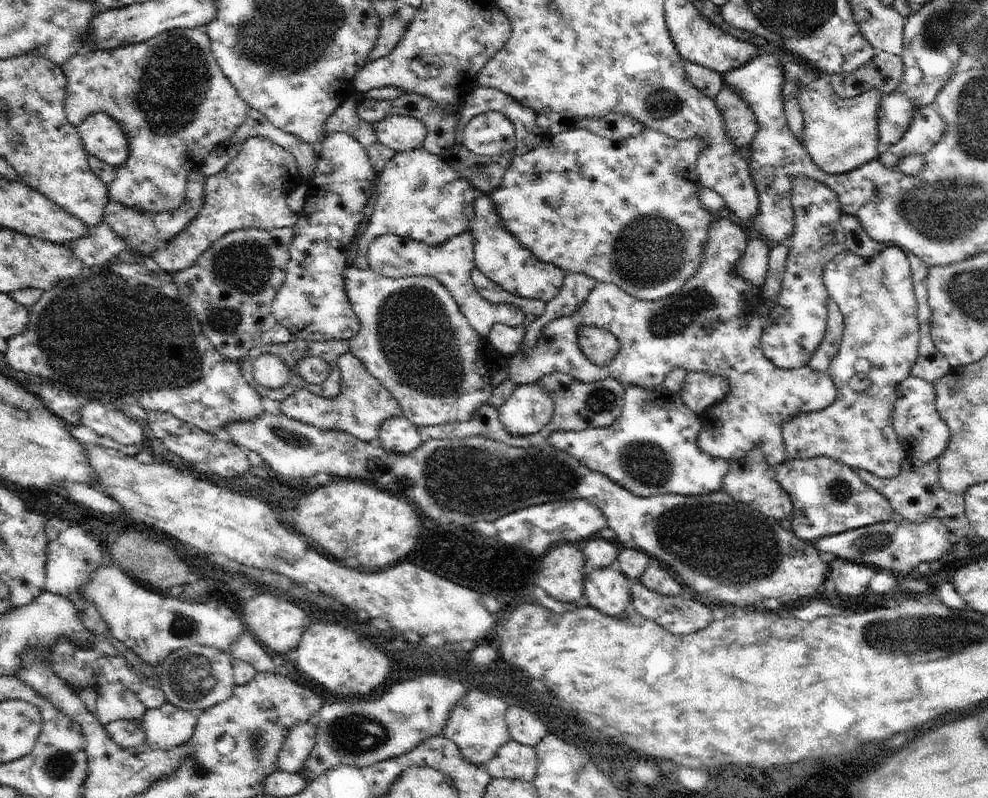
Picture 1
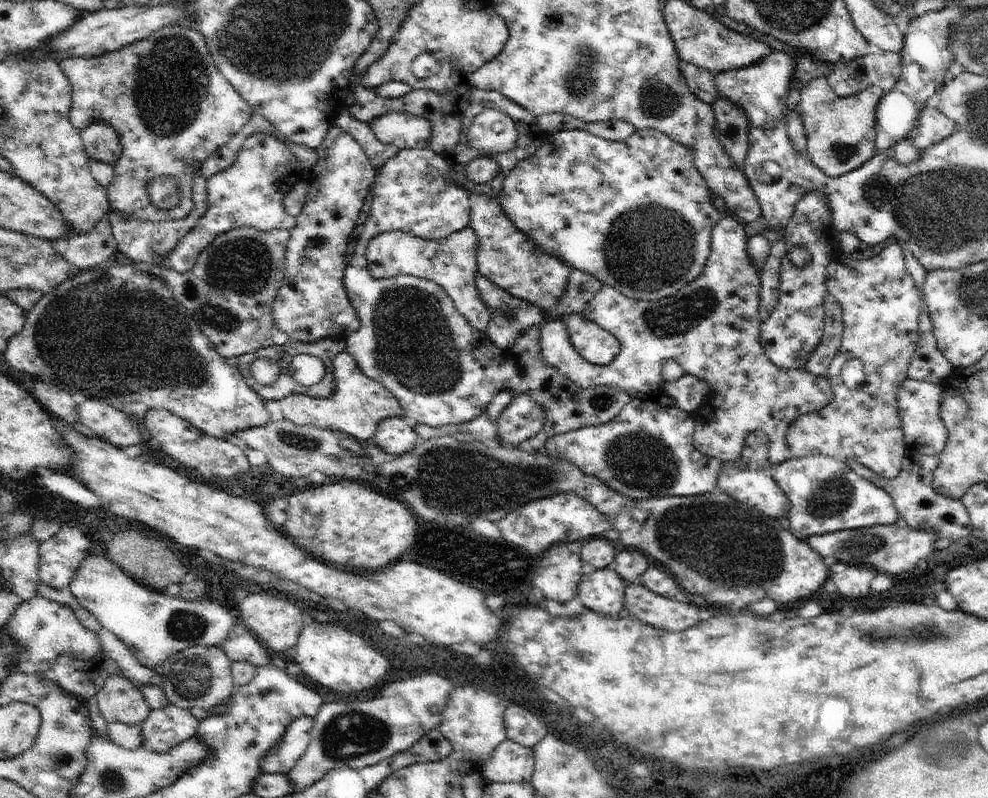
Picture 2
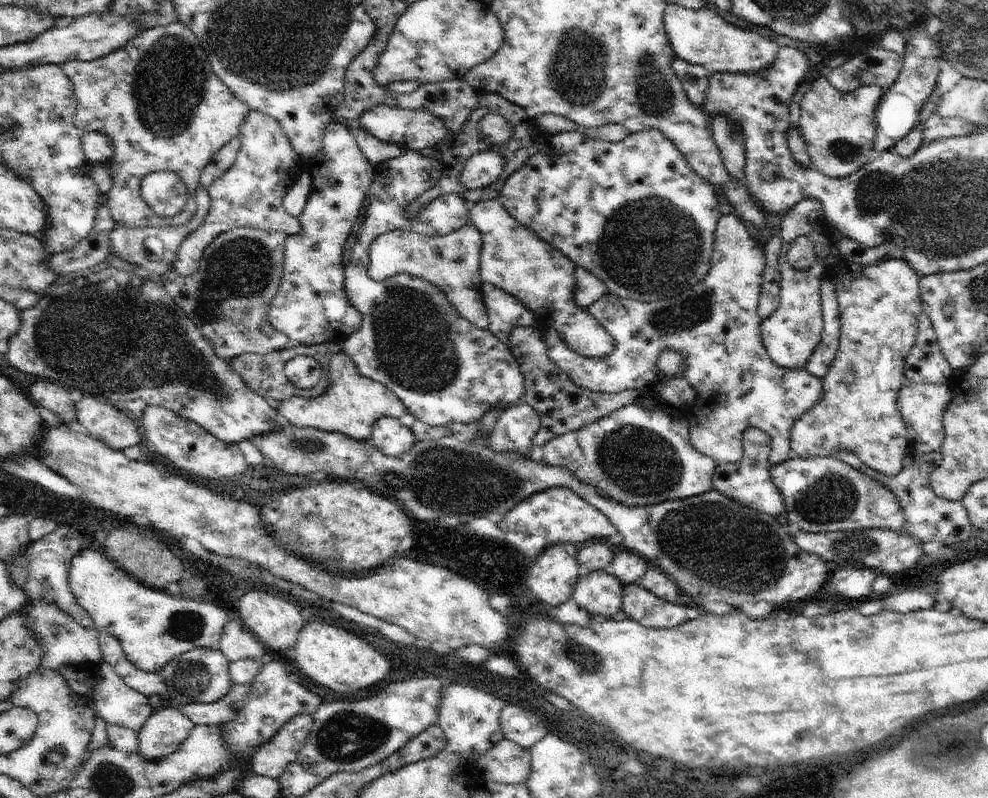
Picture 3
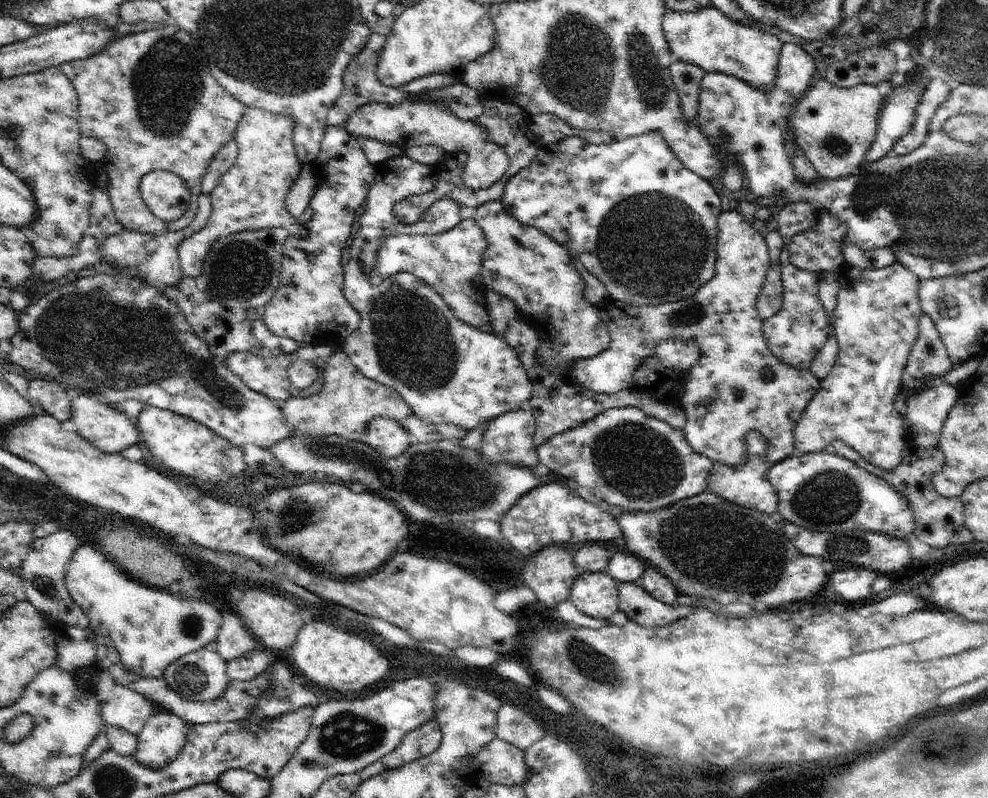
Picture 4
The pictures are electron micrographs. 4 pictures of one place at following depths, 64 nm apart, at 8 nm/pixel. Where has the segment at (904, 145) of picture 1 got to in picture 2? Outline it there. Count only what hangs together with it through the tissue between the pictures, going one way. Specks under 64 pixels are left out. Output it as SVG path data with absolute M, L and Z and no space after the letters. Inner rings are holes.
M923 108L923 112L919 114L919 120L917 120L917 126L911 132L911 136L915 138L915 142L913 142L915 146L913 148L923 152L931 144L949 138L957 130L959 130L959 126L953 120L949 120L947 116L943 116L937 108L933 108L933 110L931 108Z

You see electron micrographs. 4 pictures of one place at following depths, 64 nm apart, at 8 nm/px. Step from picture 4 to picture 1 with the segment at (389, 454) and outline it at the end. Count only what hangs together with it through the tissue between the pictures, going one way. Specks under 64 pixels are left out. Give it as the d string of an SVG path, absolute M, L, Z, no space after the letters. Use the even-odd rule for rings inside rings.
M405 416L385 420L379 426L377 438L379 438L379 446L393 454L409 454L423 444L419 430Z

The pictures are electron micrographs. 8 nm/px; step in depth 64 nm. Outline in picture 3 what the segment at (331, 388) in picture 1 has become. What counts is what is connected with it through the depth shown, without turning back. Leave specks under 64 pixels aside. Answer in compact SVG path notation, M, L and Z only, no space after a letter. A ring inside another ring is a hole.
M329 340L329 342L319 344L319 346L297 346L295 350L273 352L273 354L269 354L269 356L241 354L241 356L229 360L229 364L231 364L231 368L241 376L241 380L245 382L247 388L251 388L253 392L257 392L257 394L263 396L265 400L283 402L283 400L293 398L293 396L297 396L297 398L315 398L315 396L319 396L319 394L325 394L325 390L327 390L329 362L331 362L331 358L333 358L335 354L339 354L339 352L341 352L341 346L339 346L337 342L333 342L333 340ZM295 356L311 356L311 358L315 358L315 360L319 362L319 366L321 366L321 378L319 378L319 382L317 382L313 388L309 388L309 390L299 390L299 388L295 388L295 386L289 384L289 380L283 376L283 366L285 366L285 362L291 360L291 358L295 358ZM263 366L265 366L265 370L263 370Z

